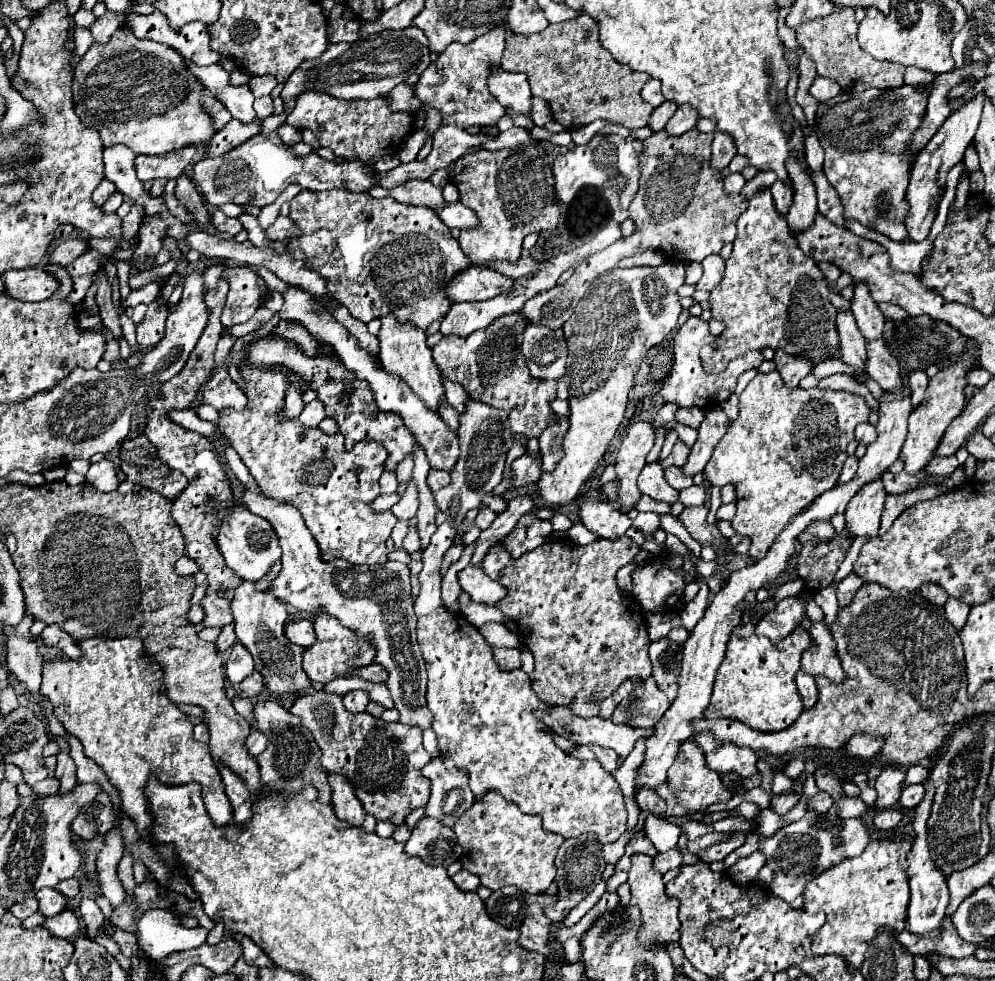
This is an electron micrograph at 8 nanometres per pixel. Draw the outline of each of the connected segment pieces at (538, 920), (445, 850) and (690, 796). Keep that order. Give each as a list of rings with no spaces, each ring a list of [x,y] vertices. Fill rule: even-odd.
[[[503,886],[495,892],[491,892],[491,896],[485,900],[485,910],[487,914],[507,926],[507,928],[517,928],[521,932],[519,936],[519,944],[525,948],[525,950],[533,950],[533,952],[541,952],[545,956],[551,954],[549,950],[549,934],[551,934],[551,924],[547,924],[545,920],[545,914],[543,914],[543,908],[547,904],[553,904],[555,902],[555,896],[547,896],[547,894],[525,894],[525,892],[519,892],[515,886]]]
[[[425,816],[413,828],[413,834],[405,844],[405,852],[409,856],[421,858],[429,866],[447,868],[449,864],[459,860],[461,850],[453,828]]]
[[[691,740],[679,746],[679,754],[667,772],[667,782],[677,792],[679,804],[691,808],[691,812],[705,810],[709,804],[727,802],[731,798],[719,774],[707,768],[703,750]]]

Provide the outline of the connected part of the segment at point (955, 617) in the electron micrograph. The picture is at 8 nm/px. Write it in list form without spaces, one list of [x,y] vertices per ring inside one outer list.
[[[949,596],[949,600],[945,602],[945,614],[947,614],[947,620],[951,620],[951,624],[961,630],[965,620],[967,620],[967,614],[969,614],[969,606],[965,602],[961,602],[959,598],[955,596]]]

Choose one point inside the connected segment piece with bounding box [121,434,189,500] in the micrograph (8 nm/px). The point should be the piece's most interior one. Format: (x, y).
(139, 460)

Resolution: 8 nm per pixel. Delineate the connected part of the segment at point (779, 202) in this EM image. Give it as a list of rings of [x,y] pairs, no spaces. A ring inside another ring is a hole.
[[[775,180],[773,186],[771,186],[771,194],[773,194],[773,200],[775,200],[779,214],[785,216],[789,212],[791,200],[793,200],[793,186],[783,182],[783,180]]]

